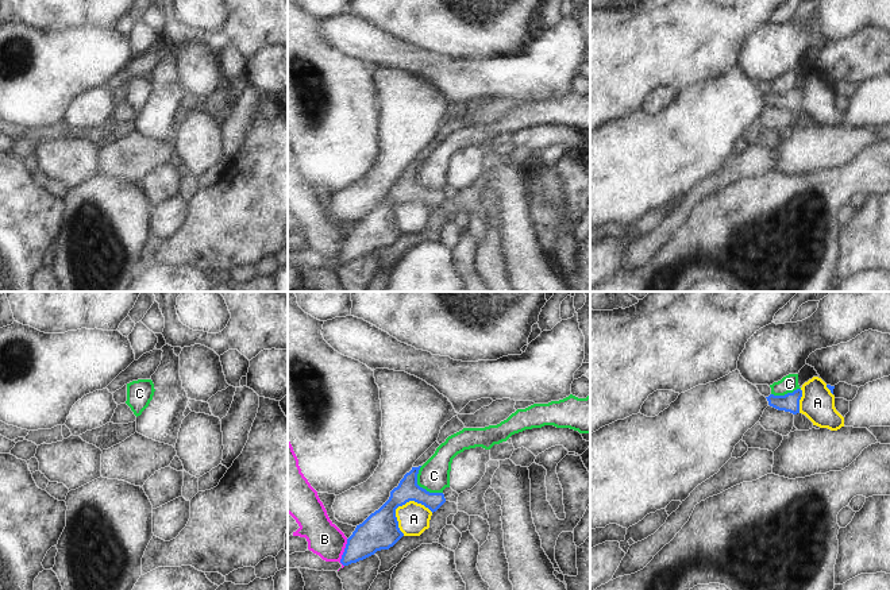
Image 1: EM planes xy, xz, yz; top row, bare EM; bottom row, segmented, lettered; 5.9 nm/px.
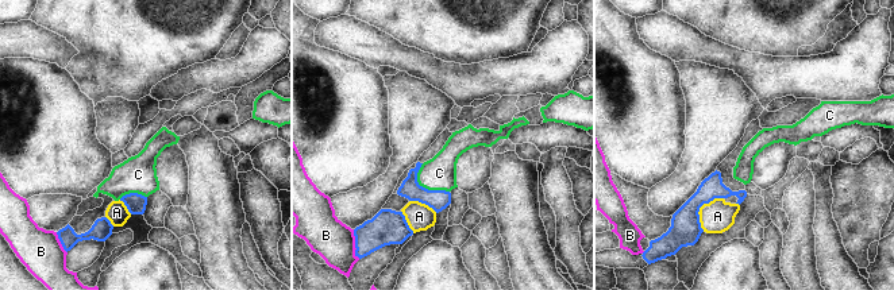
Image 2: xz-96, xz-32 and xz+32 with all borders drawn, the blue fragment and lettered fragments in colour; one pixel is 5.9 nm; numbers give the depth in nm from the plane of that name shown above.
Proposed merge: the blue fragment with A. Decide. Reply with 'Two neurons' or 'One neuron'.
Two neurons

